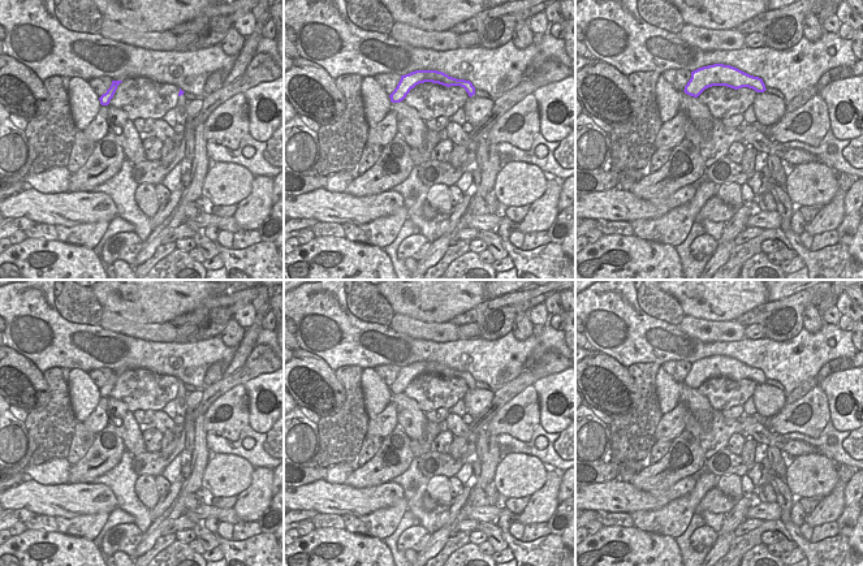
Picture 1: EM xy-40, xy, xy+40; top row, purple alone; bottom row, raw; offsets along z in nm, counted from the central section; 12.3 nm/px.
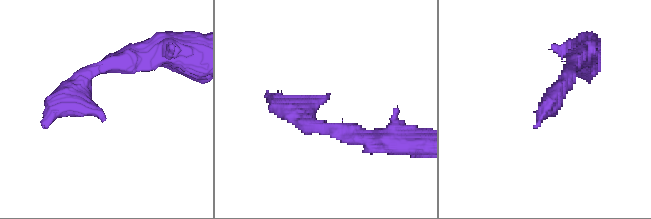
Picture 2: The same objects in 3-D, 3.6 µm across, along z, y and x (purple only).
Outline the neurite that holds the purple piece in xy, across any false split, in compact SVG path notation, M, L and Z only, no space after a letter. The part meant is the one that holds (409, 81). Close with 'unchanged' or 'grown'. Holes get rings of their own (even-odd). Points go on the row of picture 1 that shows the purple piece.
M415 70L409 74L401 75L401 79L394 88L394 91L389 95L392 103L402 101L406 95L419 83L432 82L439 83L446 87L450 86L461 86L466 90L469 96L475 95L475 87L470 81L457 79L449 77L448 74L437 70Z; unchanged

